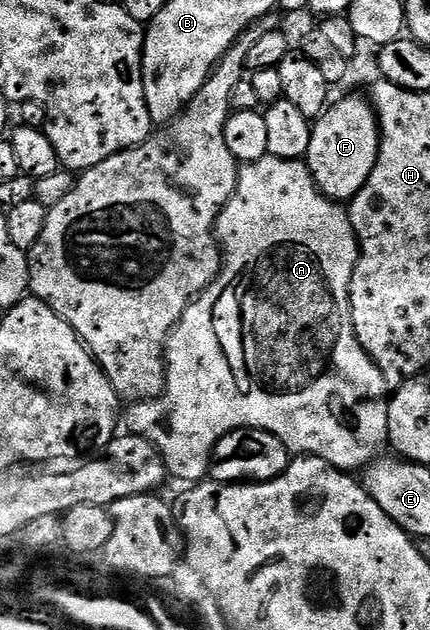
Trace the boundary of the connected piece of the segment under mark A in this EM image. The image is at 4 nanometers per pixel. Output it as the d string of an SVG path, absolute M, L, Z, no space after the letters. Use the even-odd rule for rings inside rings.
M264 158L258 162L251 162L240 167L237 176L237 192L229 197L229 203L222 208L221 214L217 218L216 236L218 243L223 251L223 265L221 273L217 275L217 279L204 290L200 298L195 298L189 307L183 312L183 316L177 322L177 327L173 329L172 334L169 335L169 345L165 347L165 391L157 398L153 398L149 402L135 402L128 407L129 411L124 411L123 426L125 426L130 435L135 438L142 438L150 442L154 448L159 452L159 456L165 462L165 469L170 475L173 474L181 482L189 482L185 484L200 484L206 481L207 475L211 470L211 463L213 460L213 449L216 448L218 440L223 436L227 436L236 430L266 430L271 432L276 438L288 448L290 455L293 456L316 456L327 460L339 470L346 472L357 472L362 468L368 467L369 463L374 461L382 453L381 449L386 449L389 441L389 398L387 397L387 383L385 378L379 372L379 368L367 356L367 352L359 344L359 340L355 336L355 328L351 320L351 300L349 299L349 289L351 288L351 276L357 267L357 256L359 247L357 245L357 237L353 231L353 225L349 219L349 211L344 205L338 204L325 197L324 194L318 190L316 184L313 183L313 177L309 171L308 165L294 164L292 162L282 162L280 158Z

